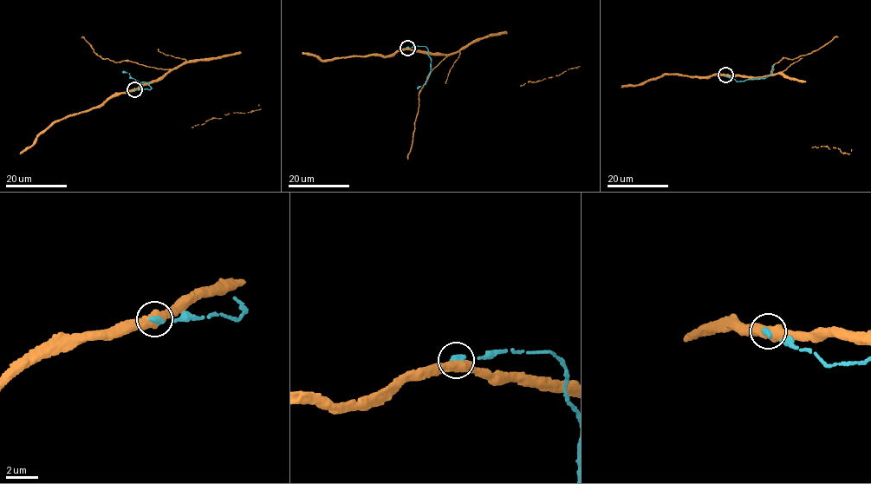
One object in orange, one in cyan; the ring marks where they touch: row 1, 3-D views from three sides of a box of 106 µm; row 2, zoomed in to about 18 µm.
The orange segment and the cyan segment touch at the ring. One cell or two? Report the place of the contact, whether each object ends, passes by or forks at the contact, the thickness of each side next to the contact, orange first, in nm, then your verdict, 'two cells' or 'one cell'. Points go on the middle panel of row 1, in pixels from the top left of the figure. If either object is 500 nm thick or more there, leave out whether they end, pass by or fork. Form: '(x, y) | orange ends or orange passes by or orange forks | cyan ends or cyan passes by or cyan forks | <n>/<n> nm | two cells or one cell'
(407, 48) | 500/360 nm | two cells

